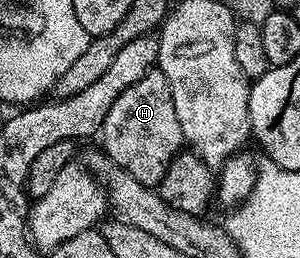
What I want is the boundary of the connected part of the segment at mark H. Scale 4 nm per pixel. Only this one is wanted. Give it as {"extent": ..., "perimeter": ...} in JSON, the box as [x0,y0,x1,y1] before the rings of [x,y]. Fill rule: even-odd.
{"extent":[100,69,185,188],"perimeter":[[[160,69],[147,72],[131,85],[131,89],[119,93],[119,101],[111,105],[111,113],[107,113],[103,121],[100,139],[111,164],[122,167],[145,187],[156,188],[160,184],[165,164],[170,163],[185,143],[183,129],[179,129],[179,117],[175,117],[171,85]]]}

